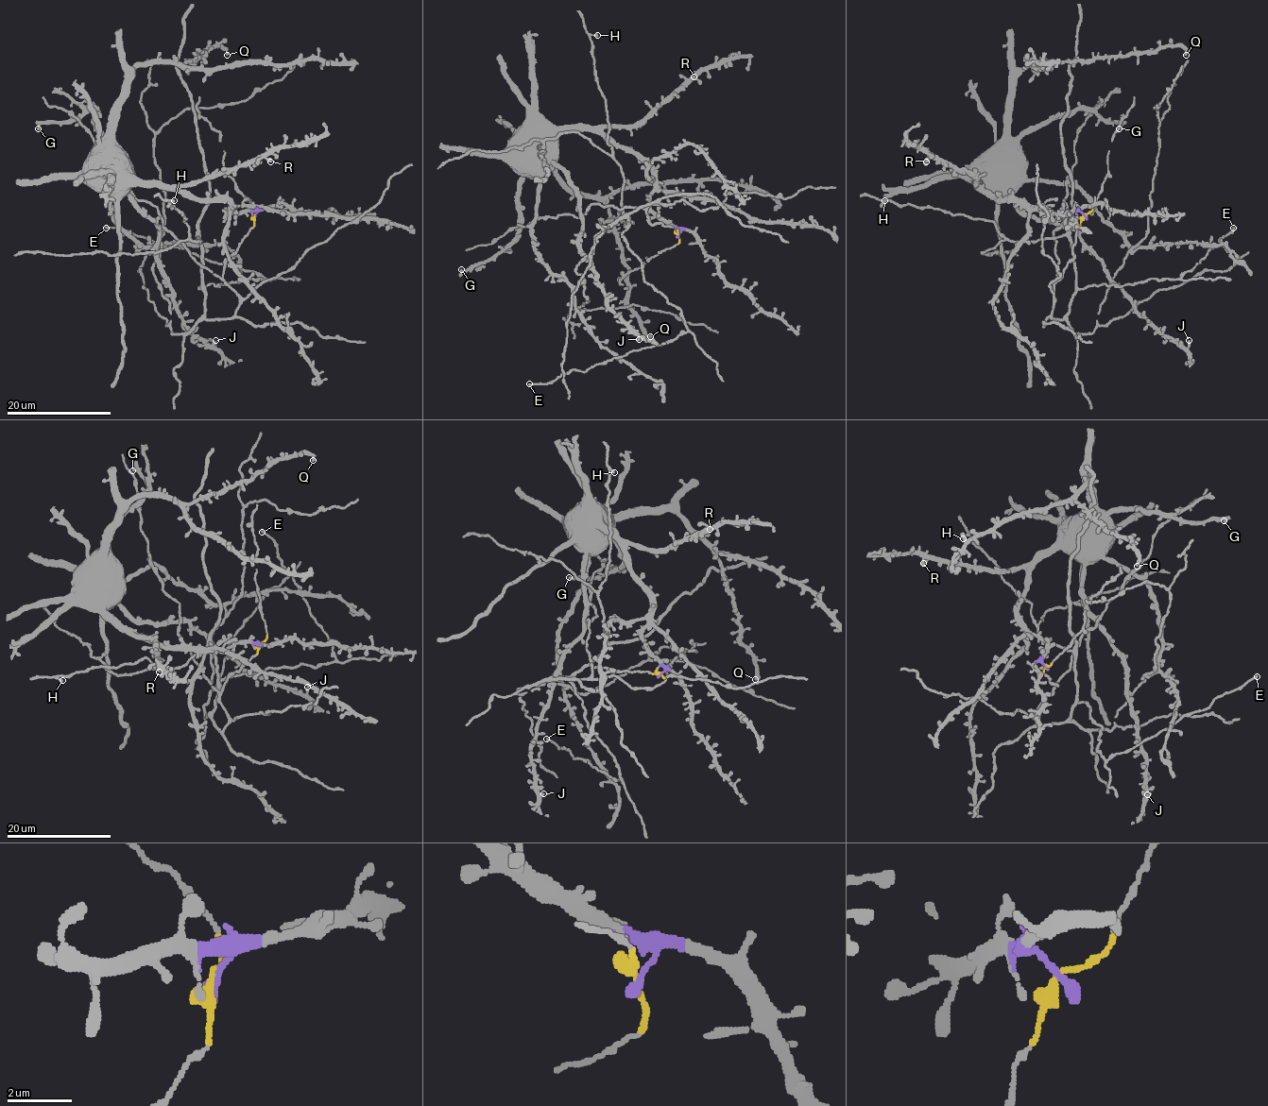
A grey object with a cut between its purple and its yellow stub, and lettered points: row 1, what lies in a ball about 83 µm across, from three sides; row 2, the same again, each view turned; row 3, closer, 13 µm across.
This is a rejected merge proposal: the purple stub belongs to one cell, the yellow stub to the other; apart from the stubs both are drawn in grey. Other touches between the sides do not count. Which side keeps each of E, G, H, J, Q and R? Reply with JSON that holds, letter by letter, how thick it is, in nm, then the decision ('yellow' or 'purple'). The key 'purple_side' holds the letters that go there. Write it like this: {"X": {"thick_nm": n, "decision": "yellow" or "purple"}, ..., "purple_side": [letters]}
{"E": {"thick_nm": 260, "decision": "yellow"}, "G": {"thick_nm": 280, "decision": "purple"}, "H": {"thick_nm": 200, "decision": "yellow"}, "J": {"thick_nm": 320, "decision": "purple"}, "Q": {"thick_nm": 170, "decision": "purple"}, "R": {"thick_nm": 360, "decision": "purple"}, "purple_side": ["G", "J", "Q", "R"]}

